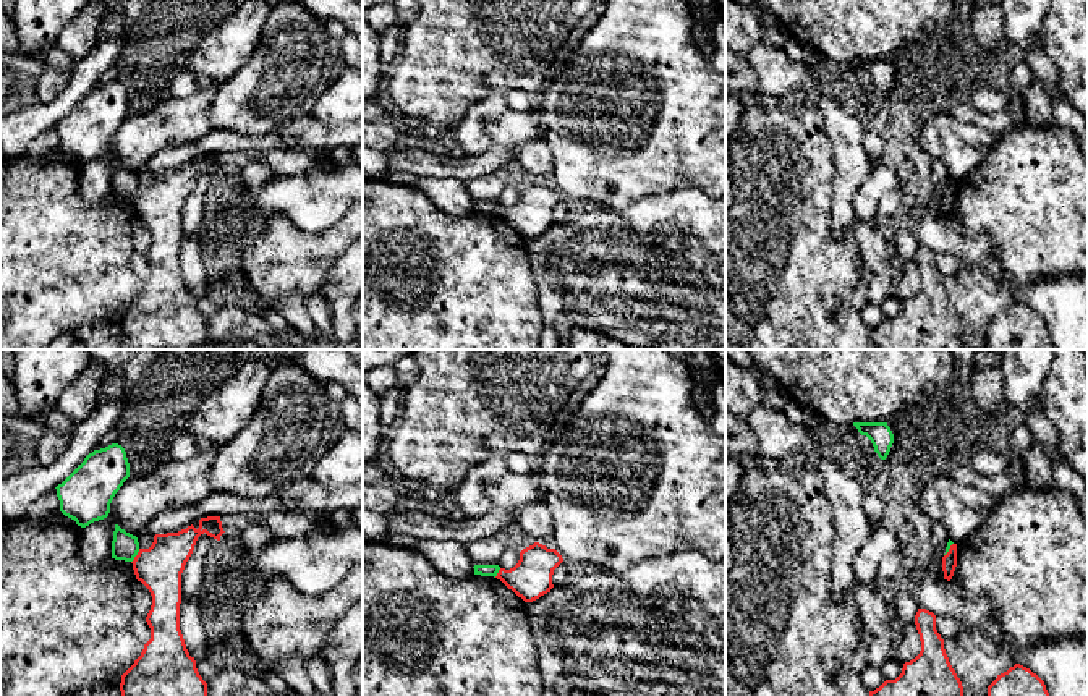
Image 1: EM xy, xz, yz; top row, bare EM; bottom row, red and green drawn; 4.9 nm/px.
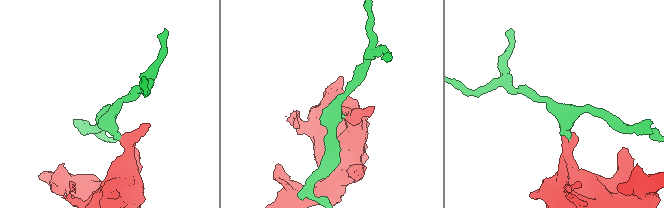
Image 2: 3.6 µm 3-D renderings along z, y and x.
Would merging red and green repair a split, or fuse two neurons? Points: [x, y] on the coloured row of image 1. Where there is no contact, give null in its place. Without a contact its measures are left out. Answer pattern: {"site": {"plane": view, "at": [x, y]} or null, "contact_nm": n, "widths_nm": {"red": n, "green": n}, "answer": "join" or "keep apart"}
{"site": {"plane": "xy", "at": [136, 555]}, "contact_nm": 80, "widths_nm": {"red": 220, "green": 140}, "answer": "keep apart"}

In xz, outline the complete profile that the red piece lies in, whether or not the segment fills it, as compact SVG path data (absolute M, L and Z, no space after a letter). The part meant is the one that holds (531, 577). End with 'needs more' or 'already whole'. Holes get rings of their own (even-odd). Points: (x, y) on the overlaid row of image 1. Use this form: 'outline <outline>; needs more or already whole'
outline M534 542L520 552L520 560L513 568L500 568L495 578L525 602L533 602L550 592L554 570L562 562L555 549Z; already whole

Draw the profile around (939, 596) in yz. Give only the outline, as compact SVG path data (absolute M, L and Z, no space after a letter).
M924 579L921 581L913 597L918 609L926 609L934 615L949 615L958 625L975 630L1001 646L1007 646L1007 638L997 620L994 599L988 594L967 599L960 589L957 589L947 579Z

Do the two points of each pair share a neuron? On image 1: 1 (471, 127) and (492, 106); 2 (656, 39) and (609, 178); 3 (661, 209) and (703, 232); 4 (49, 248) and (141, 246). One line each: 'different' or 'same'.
1: same
2: same
3: same
4: different

